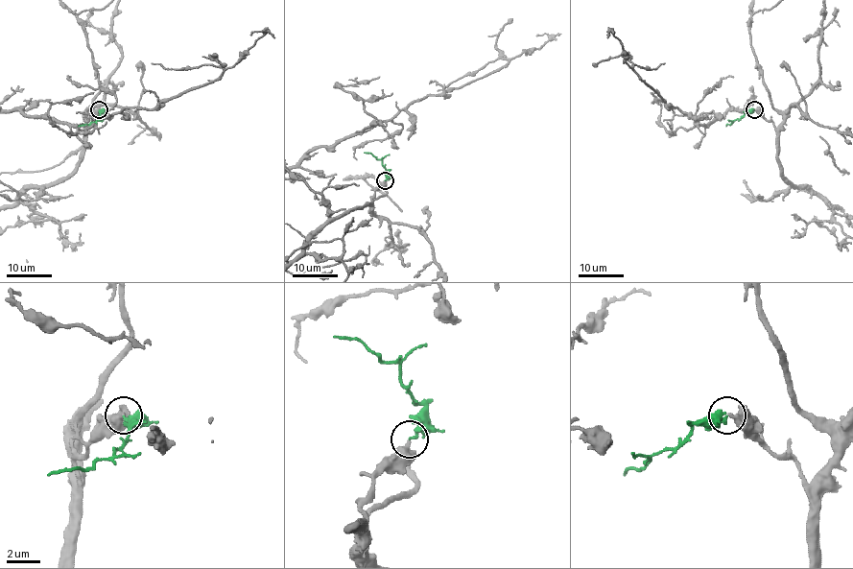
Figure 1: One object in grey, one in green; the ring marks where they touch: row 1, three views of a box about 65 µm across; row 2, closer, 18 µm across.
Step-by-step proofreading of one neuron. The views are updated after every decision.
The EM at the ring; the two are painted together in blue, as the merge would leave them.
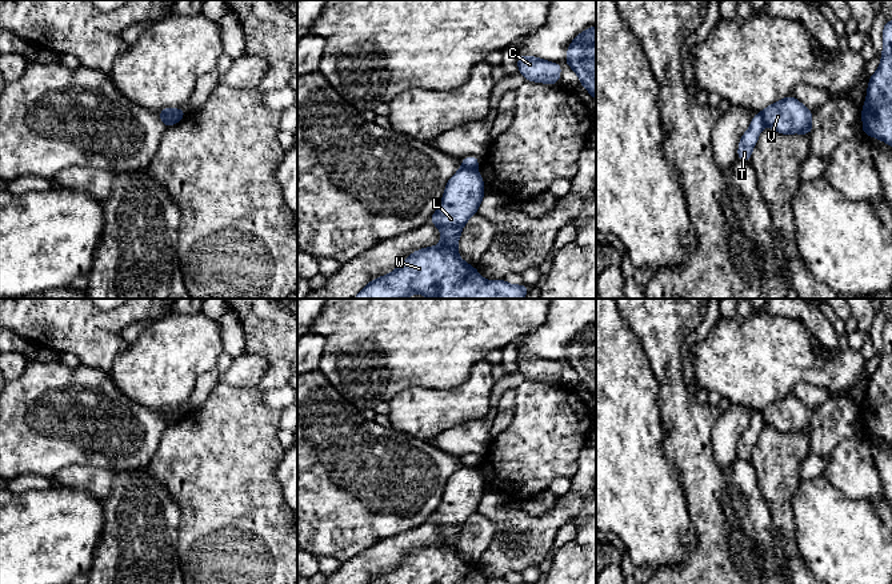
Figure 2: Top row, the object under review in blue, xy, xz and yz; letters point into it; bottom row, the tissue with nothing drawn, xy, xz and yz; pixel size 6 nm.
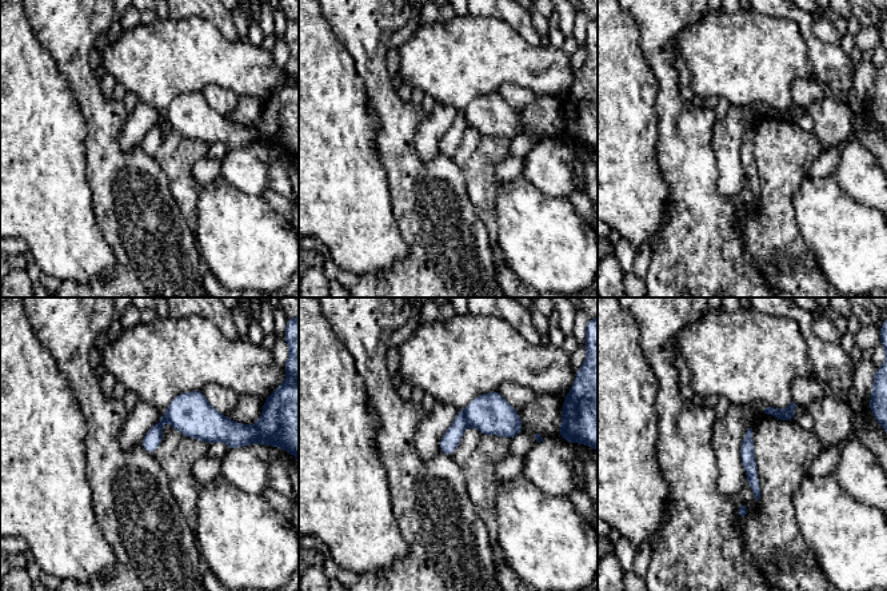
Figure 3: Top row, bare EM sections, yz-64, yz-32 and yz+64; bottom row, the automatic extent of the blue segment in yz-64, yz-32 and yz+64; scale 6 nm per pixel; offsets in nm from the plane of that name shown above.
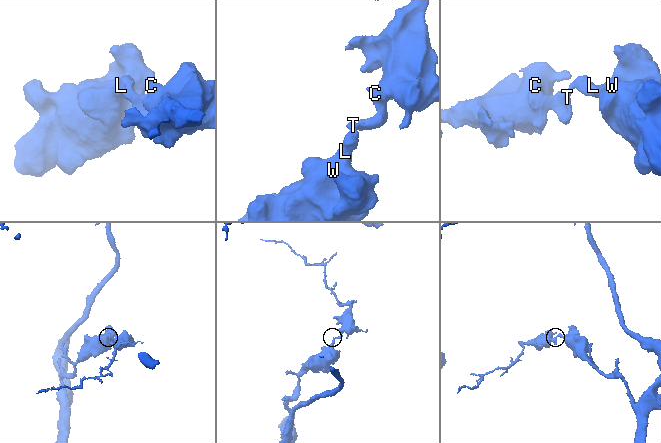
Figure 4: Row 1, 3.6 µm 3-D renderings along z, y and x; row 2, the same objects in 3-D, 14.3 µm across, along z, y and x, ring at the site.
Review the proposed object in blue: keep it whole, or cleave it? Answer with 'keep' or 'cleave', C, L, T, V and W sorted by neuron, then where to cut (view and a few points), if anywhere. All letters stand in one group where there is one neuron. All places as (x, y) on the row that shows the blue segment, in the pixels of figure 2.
cleave | C T / L V W | xz (463, 166), (475, 168)

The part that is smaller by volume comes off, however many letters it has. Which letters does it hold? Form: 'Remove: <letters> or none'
Remove: C, T

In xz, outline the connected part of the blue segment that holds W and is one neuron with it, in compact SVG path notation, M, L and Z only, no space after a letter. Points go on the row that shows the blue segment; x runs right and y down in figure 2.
M461 167L447 181L441 204L428 221L440 228L441 243L415 251L393 272L369 281L353 299L407 299L411 293L423 293L428 299L523 299L529 285L511 285L504 279L487 281L457 255L461 229L479 212L484 195L477 168Z

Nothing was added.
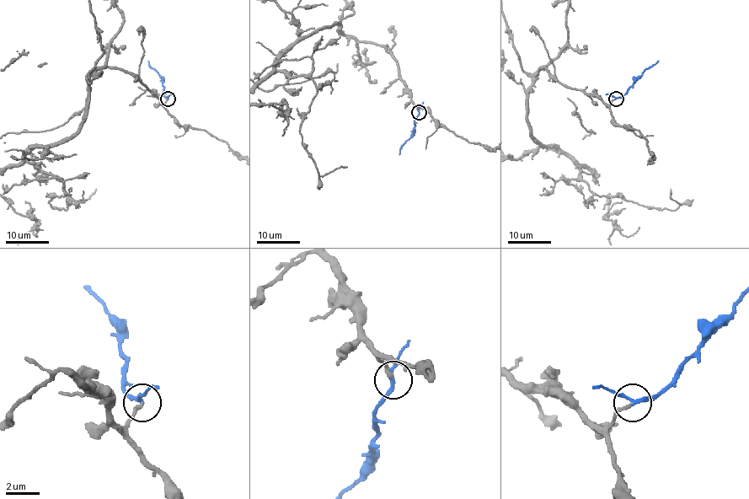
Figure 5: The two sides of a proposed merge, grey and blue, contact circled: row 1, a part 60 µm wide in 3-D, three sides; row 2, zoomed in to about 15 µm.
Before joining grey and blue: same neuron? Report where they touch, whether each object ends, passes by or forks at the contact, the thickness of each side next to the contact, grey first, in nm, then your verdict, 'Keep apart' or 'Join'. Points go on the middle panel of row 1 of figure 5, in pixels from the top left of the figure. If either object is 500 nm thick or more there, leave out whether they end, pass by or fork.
Place: (419, 112). At the ring grey ends. At the ring blue passes by. Thickness 200 nm (grey) against 200 nm. Join

